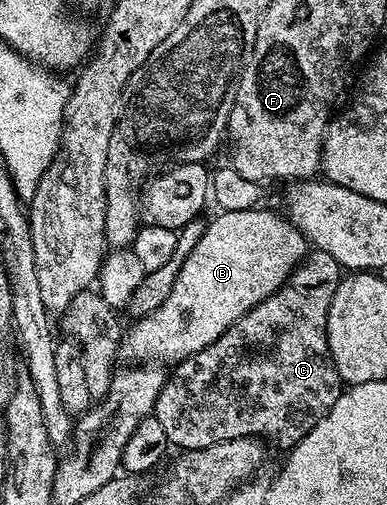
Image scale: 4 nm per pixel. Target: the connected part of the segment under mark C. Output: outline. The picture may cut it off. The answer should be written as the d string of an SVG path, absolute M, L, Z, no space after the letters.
M314 249L293 271L284 286L279 287L271 296L267 296L267 300L263 300L255 308L248 310L235 324L231 324L231 328L227 328L227 332L223 332L219 340L207 344L203 352L195 352L195 356L184 358L183 361L176 363L166 377L163 388L159 392L159 400L153 409L153 414L159 420L159 425L163 427L163 432L167 432L167 440L170 444L174 447L181 446L177 448L182 451L202 450L211 444L219 444L223 440L264 436L266 439L277 438L279 445L285 446L284 448L292 448L299 440L303 440L306 430L319 424L319 420L323 420L327 412L331 412L335 400L339 400L339 396L343 393L343 383L331 360L331 352L327 344L327 316L331 312L331 300L335 296L335 288L340 284L342 277L343 267L337 263L335 256L327 256L327 252Z

